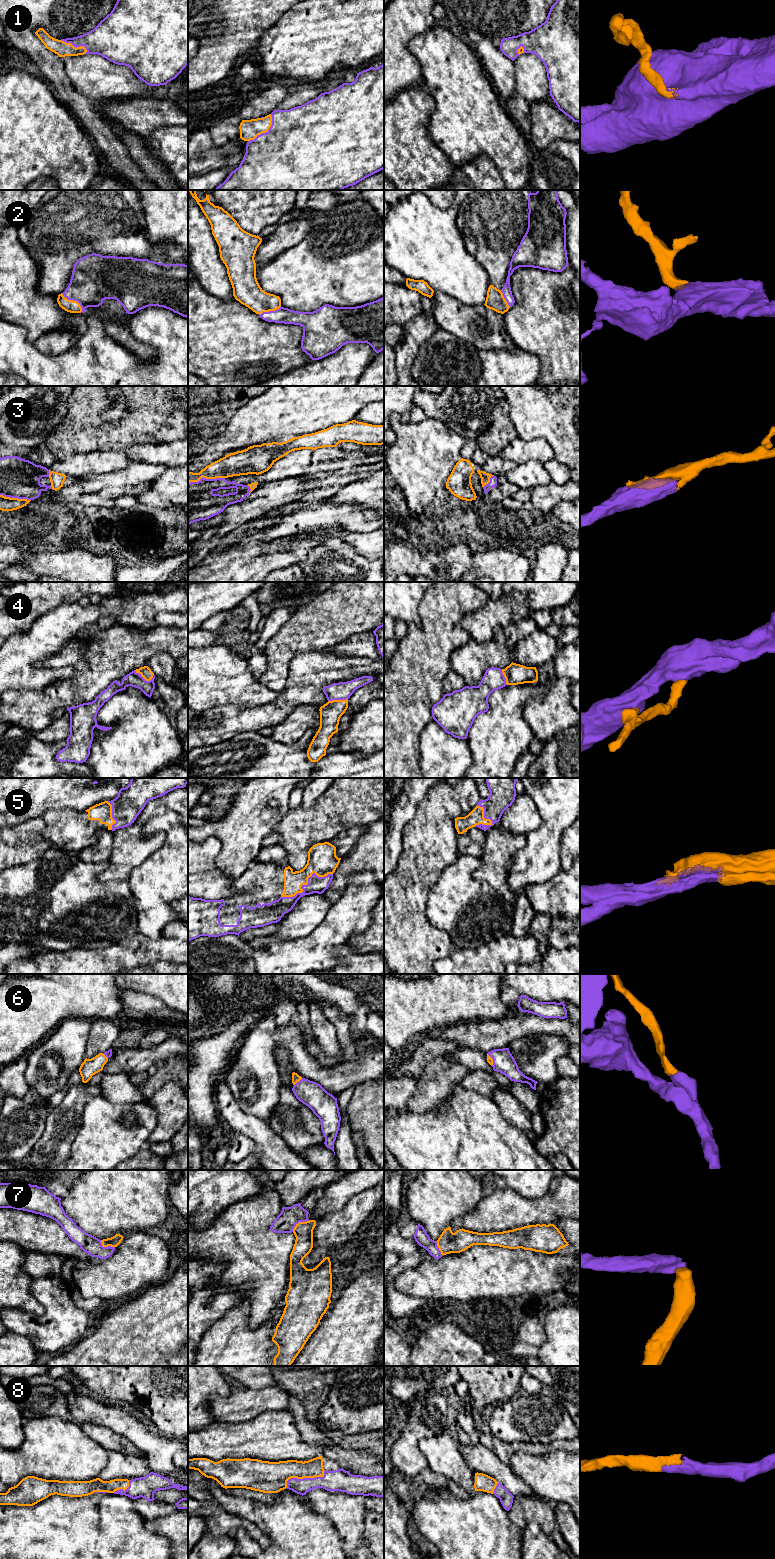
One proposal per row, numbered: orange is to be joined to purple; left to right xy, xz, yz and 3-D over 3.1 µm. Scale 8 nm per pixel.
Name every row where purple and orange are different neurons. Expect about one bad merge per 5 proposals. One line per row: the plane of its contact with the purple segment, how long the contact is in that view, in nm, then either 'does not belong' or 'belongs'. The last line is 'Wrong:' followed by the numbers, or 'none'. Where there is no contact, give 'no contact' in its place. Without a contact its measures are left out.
1: contact in xz; length 300 nm; belongs
2: contact in xy; length 220 nm; belongs
3: contact in xz; length 300 nm; belongs
4: contact in xy; length 170 nm; belongs
5: contact in xz; length 460 nm; belongs
6: contact in xz; length 90 nm; belongs
7: contact in xz; length 170 nm; belongs
8: contact in xz; length 340 nm; belongs
Wrong: none

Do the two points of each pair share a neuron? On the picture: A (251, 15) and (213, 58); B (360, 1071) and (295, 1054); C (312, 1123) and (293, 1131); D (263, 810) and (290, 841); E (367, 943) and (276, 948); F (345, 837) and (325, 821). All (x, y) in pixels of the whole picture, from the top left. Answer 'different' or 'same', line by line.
A: same
B: same
C: same
D: different
E: different
F: different

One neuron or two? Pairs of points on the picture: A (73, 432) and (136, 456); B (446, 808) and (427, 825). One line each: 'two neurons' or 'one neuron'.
A: two neurons
B: one neuron

